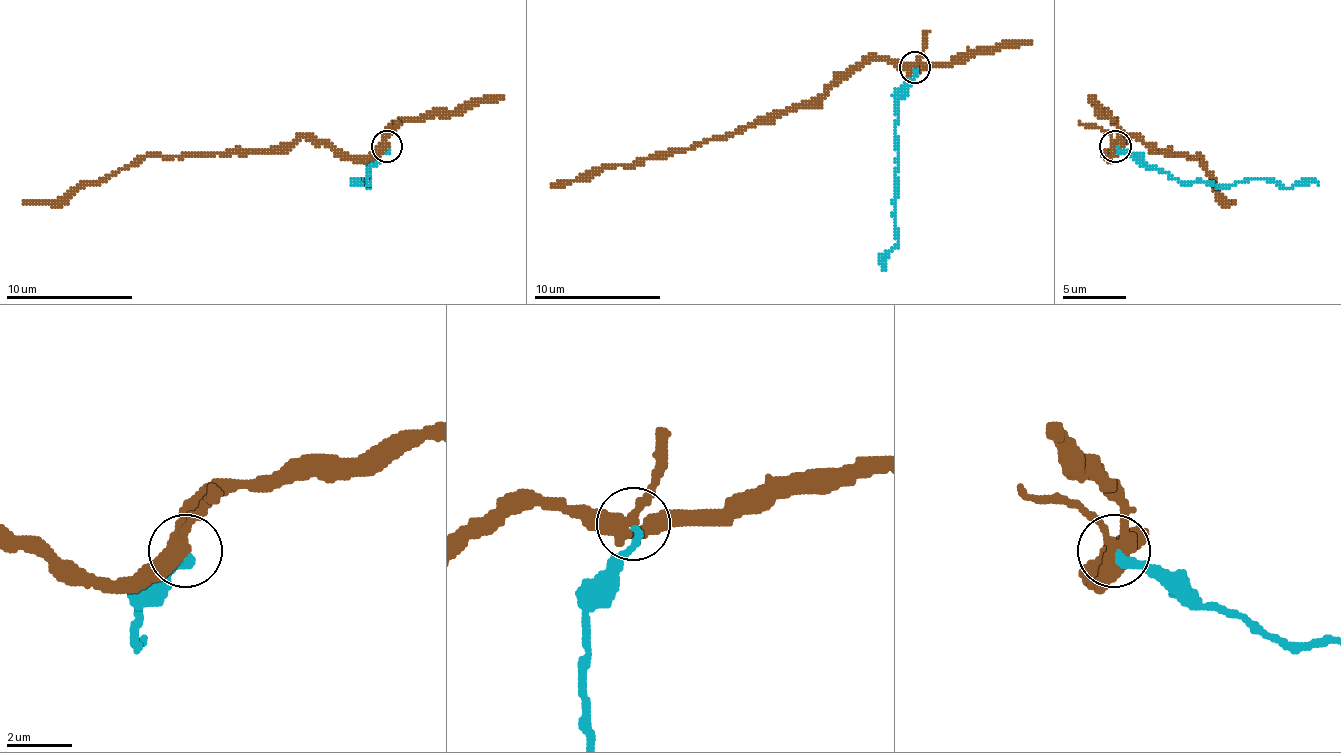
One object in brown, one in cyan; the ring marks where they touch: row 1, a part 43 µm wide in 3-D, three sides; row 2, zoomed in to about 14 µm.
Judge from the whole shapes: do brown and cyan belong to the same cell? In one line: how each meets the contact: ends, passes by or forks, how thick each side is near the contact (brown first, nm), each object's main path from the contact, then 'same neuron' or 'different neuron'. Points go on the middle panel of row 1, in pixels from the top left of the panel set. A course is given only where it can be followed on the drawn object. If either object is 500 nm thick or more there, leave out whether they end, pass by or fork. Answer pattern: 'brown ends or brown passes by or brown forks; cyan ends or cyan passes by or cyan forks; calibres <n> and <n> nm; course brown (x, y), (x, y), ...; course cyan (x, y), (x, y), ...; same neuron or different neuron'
brown forks; cyan ends; calibres 360 and 280 nm; course brown (914, 66), (869, 60), (799, 104), (688, 149), (669, 149), (637, 165), (605, 165), (583, 181), (551, 187); course cyan (914, 69), (907, 92), (898, 101), (895, 133), (895, 225), (898, 244), (882, 270); different neuron

